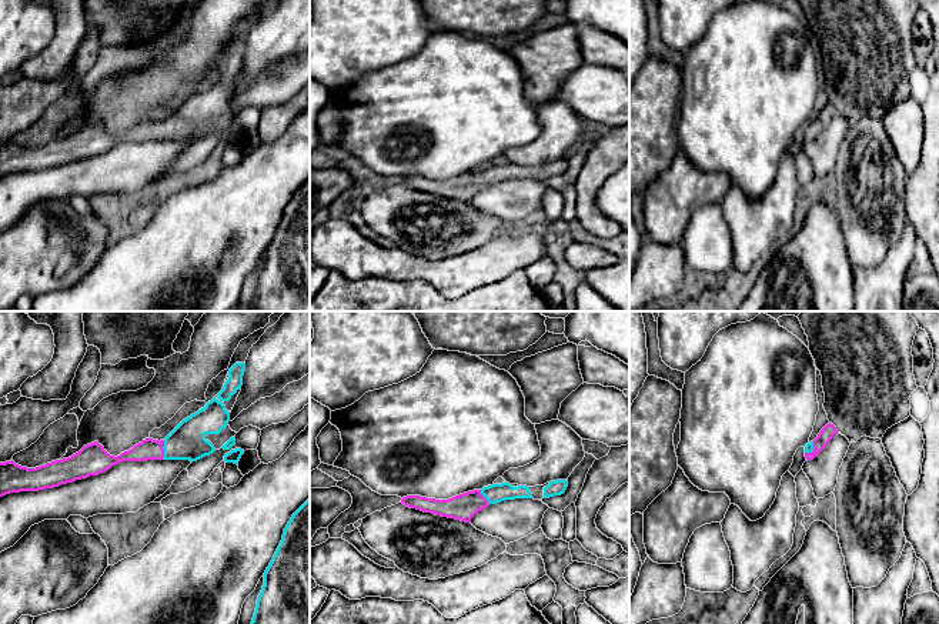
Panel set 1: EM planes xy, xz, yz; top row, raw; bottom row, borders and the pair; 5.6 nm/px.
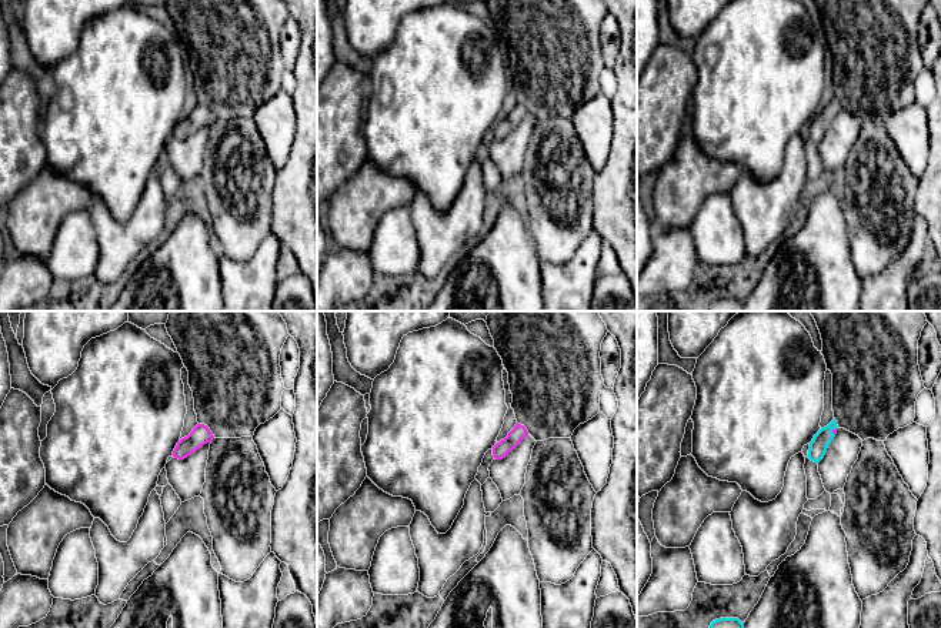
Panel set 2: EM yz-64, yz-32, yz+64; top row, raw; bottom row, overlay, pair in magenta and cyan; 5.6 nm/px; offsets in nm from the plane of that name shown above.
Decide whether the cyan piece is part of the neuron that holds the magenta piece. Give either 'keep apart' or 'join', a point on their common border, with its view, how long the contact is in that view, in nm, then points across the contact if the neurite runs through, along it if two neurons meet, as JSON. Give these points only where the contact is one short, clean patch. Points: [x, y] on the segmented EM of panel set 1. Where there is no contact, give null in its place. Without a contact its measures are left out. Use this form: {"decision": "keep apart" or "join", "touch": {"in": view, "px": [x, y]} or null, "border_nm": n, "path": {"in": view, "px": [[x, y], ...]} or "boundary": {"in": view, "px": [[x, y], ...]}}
{"decision": "join", "touch": {"in": "xy", "px": [163, 449]}, "border_nm": 100, "path": {"in": "xy", "px": [[149, 449], [163, 449], [171, 449], [187, 441]]}}

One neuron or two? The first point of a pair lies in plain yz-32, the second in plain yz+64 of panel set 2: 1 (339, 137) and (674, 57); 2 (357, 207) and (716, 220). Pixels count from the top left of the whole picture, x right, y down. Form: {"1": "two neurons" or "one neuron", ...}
{"1": "one neuron", "2": "two neurons"}

